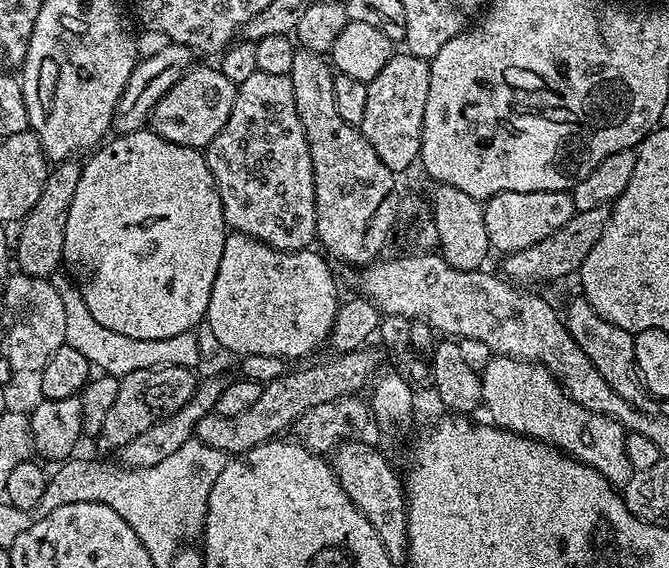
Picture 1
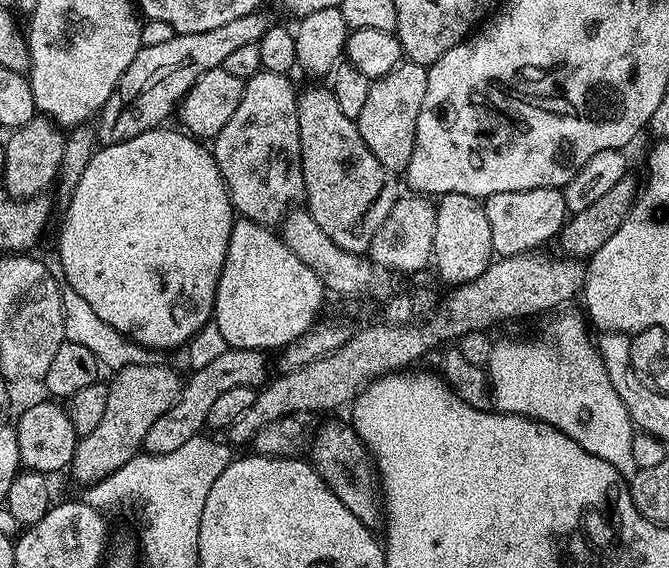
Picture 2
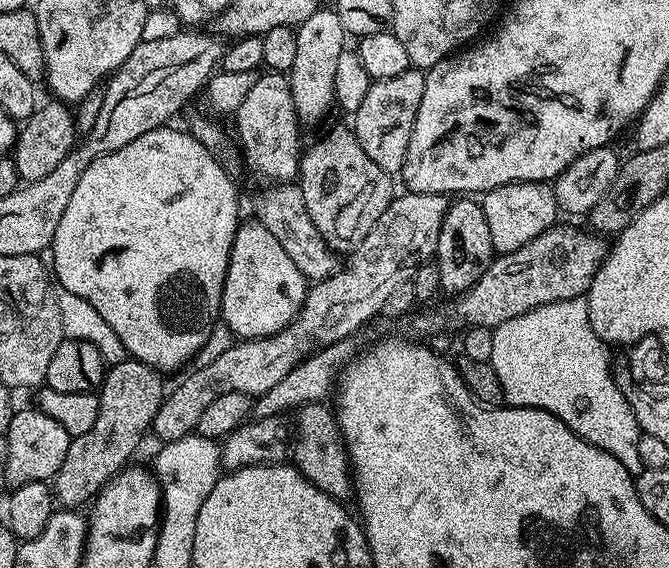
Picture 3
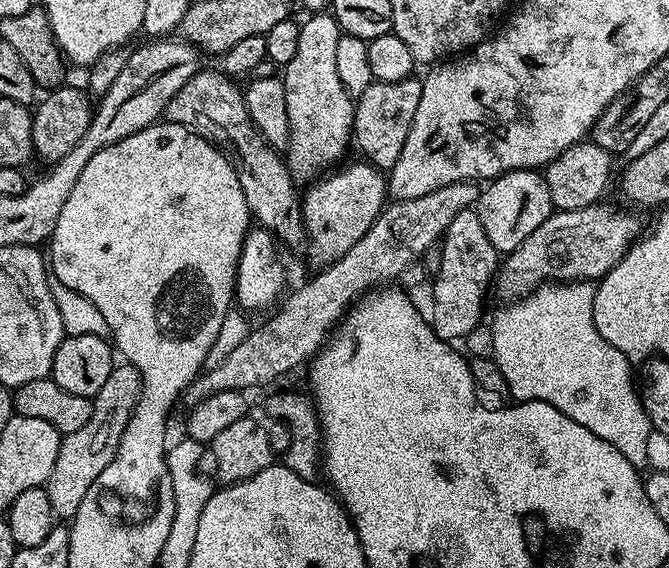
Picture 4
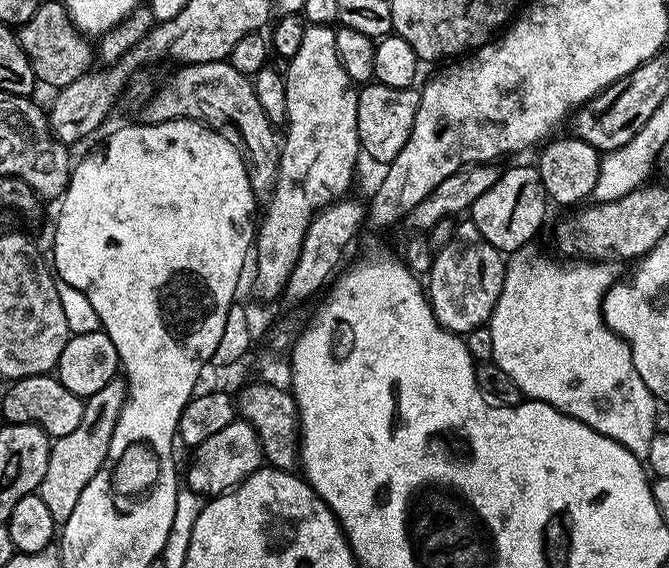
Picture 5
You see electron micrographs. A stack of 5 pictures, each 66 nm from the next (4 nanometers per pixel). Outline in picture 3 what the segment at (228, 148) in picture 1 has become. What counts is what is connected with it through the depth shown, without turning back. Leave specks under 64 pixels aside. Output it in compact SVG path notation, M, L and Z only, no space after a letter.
M265 71L251 87L234 113L234 140L242 153L242 164L257 172L264 182L292 182L300 171L300 128L302 121L294 110L294 98L288 76L282 72Z

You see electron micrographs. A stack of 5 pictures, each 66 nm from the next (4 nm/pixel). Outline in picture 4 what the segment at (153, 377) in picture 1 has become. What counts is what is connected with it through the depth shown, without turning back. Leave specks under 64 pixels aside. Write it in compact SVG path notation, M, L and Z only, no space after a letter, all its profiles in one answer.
M117 363L110 370L110 378L106 378L102 390L91 397L92 409L88 421L79 430L67 433L60 441L58 462L54 462L54 470L50 470L46 485L53 517L70 518L78 506L82 506L86 490L94 486L94 478L98 478L98 474L110 466L114 454L118 454L118 442L122 442L122 434L139 400L140 371L133 364Z

